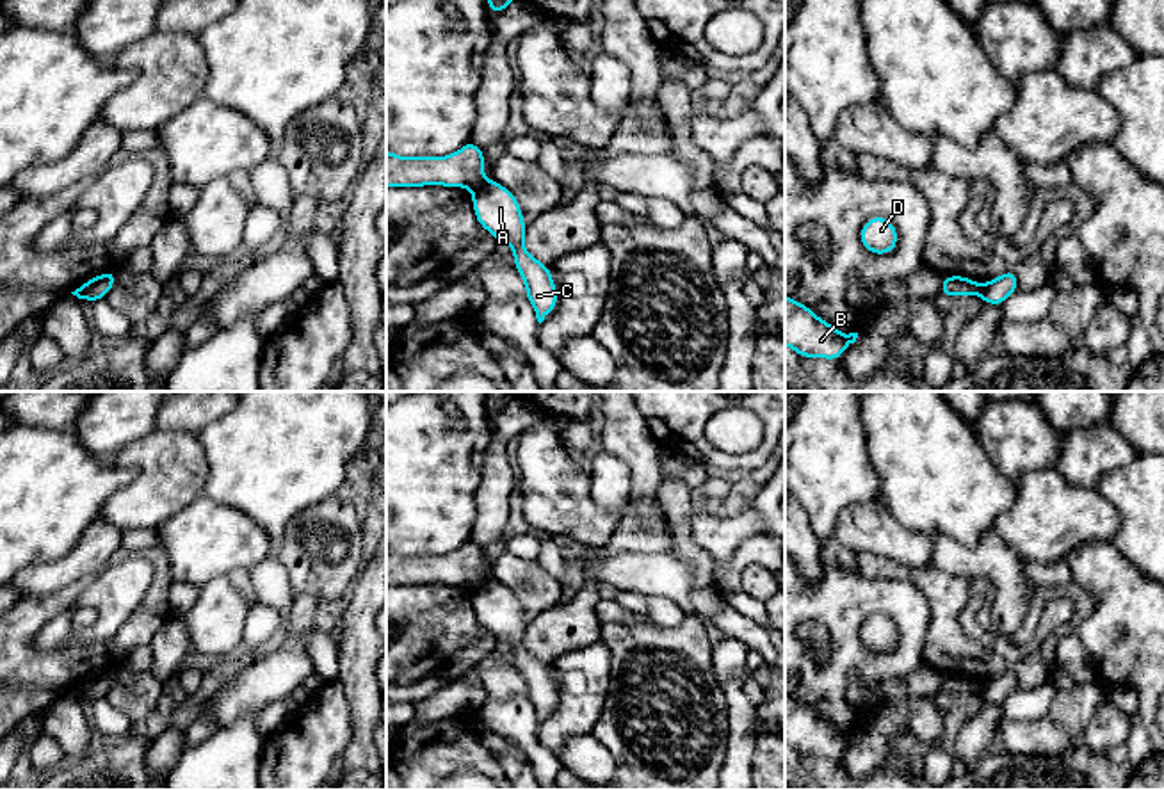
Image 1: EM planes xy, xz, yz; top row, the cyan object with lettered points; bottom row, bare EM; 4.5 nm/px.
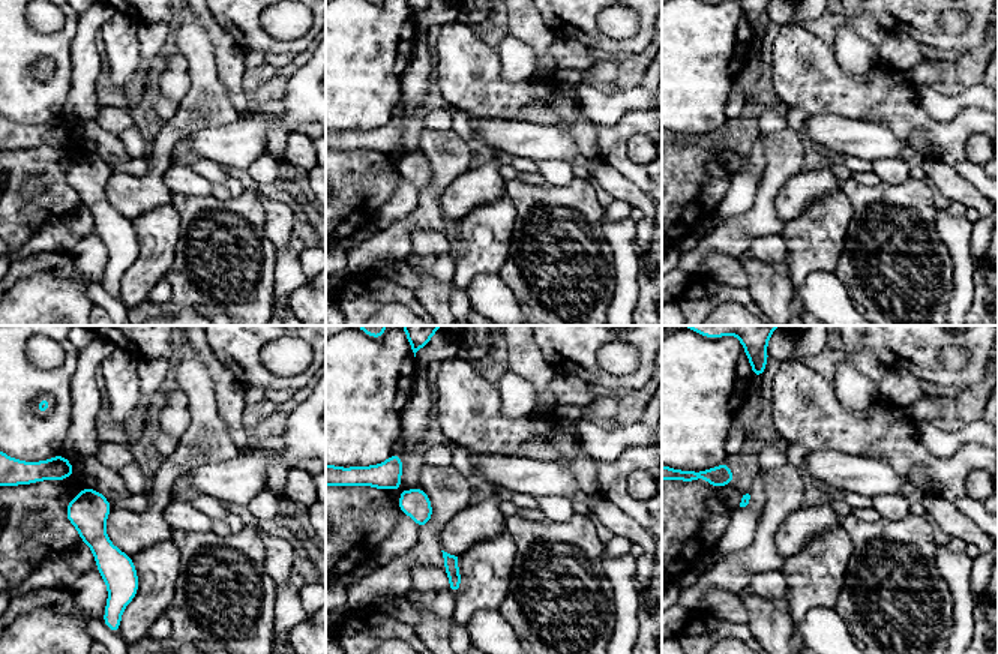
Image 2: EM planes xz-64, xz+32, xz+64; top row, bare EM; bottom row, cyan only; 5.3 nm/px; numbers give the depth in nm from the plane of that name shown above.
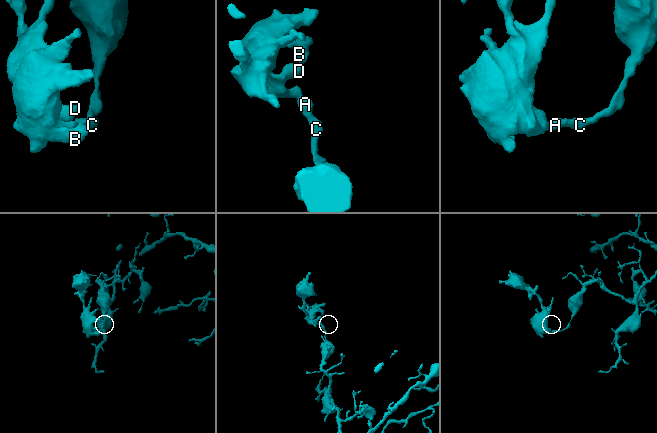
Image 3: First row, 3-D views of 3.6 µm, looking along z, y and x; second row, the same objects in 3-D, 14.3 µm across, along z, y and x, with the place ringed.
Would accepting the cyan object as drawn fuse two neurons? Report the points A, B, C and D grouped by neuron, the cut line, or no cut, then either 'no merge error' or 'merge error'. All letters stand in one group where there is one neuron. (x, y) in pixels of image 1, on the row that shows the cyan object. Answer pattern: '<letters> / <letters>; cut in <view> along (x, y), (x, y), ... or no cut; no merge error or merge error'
A C / B D; cut in xz along (484, 182), (474, 191); merge error

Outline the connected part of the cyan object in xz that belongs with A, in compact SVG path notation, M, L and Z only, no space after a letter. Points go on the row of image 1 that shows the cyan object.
M493 178L472 196L477 222L488 230L497 242L507 242L513 249L516 270L527 286L527 301L541 324L557 308L557 290L550 269L538 262L525 247L527 226L516 196Z

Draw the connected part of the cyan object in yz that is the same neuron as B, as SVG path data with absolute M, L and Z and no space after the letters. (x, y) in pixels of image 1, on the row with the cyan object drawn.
M785 295L785 345L792 347L801 358L838 361L844 349L856 338L858 333L842 335L808 306Z

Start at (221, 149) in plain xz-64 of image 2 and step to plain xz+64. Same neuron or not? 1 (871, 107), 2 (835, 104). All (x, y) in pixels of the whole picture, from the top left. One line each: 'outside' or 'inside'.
1: outside
2: outside

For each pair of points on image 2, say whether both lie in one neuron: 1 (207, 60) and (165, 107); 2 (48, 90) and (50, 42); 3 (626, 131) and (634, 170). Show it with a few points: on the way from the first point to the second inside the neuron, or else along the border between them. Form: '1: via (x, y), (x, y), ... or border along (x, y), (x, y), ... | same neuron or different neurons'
1: border along (179, 102), (179, 110), (167, 122) | different neurons
2: via (59, 78), (62, 68), (59, 54) | same neuron
3: via (620, 140), (620, 156), (625, 161) | same neuron

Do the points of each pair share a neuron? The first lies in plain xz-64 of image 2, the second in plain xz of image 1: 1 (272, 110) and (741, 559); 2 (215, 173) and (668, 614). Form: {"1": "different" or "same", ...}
{"1": "different", "2": "different"}

